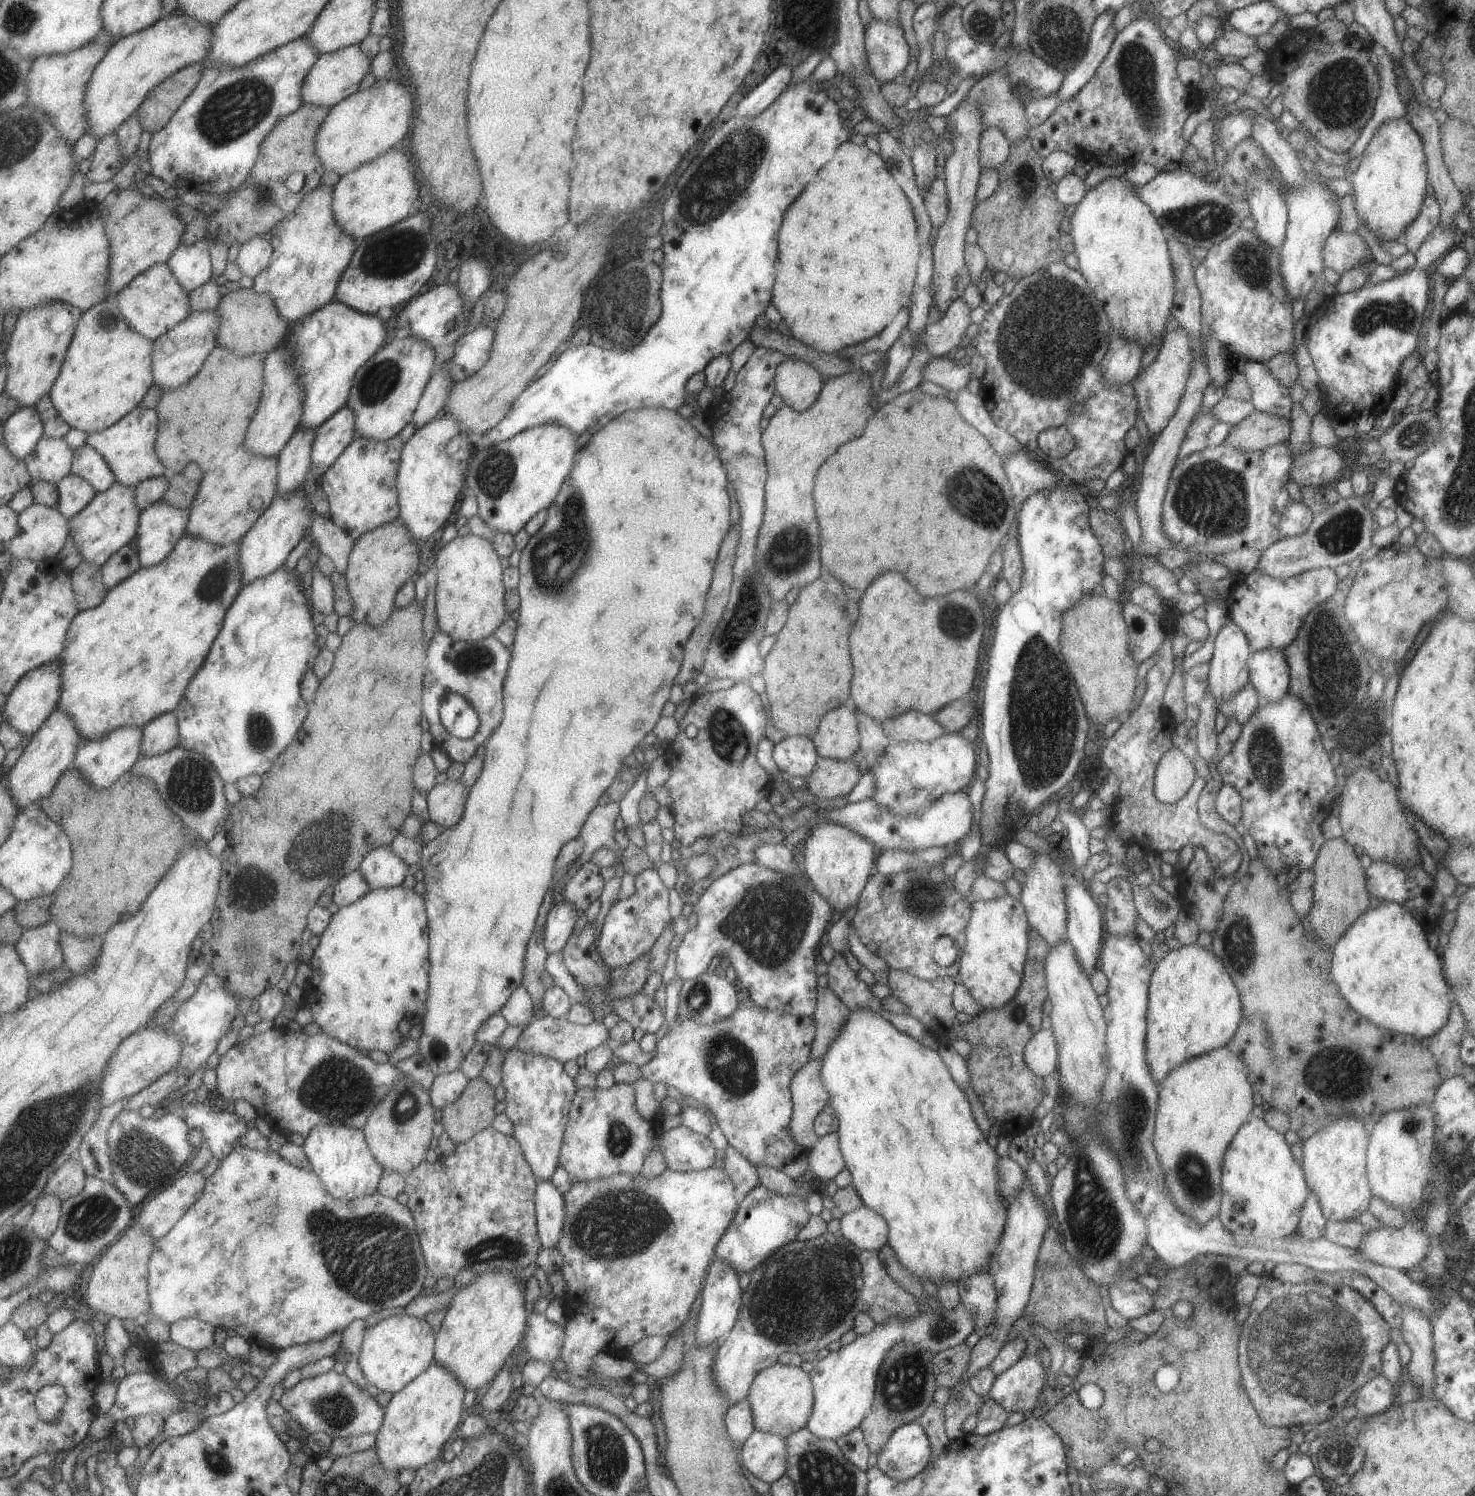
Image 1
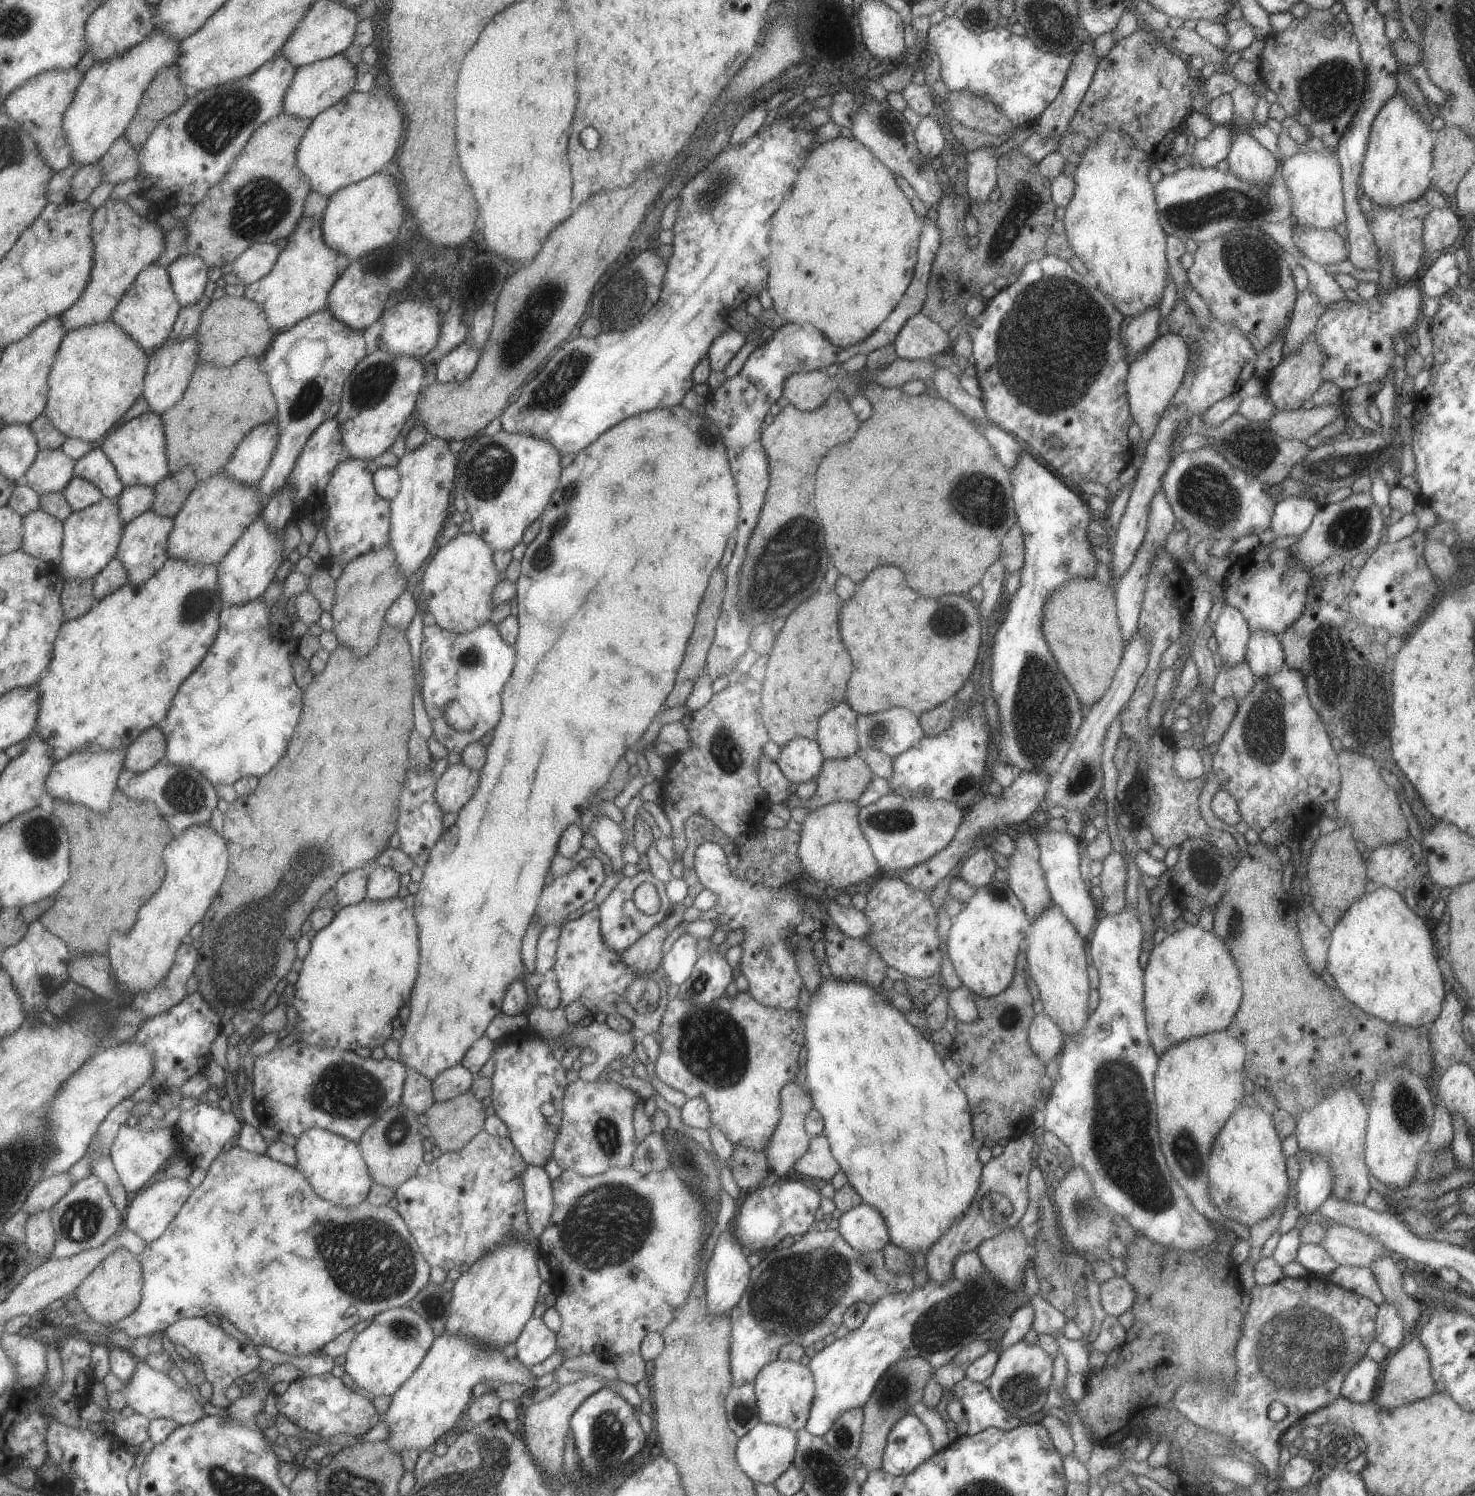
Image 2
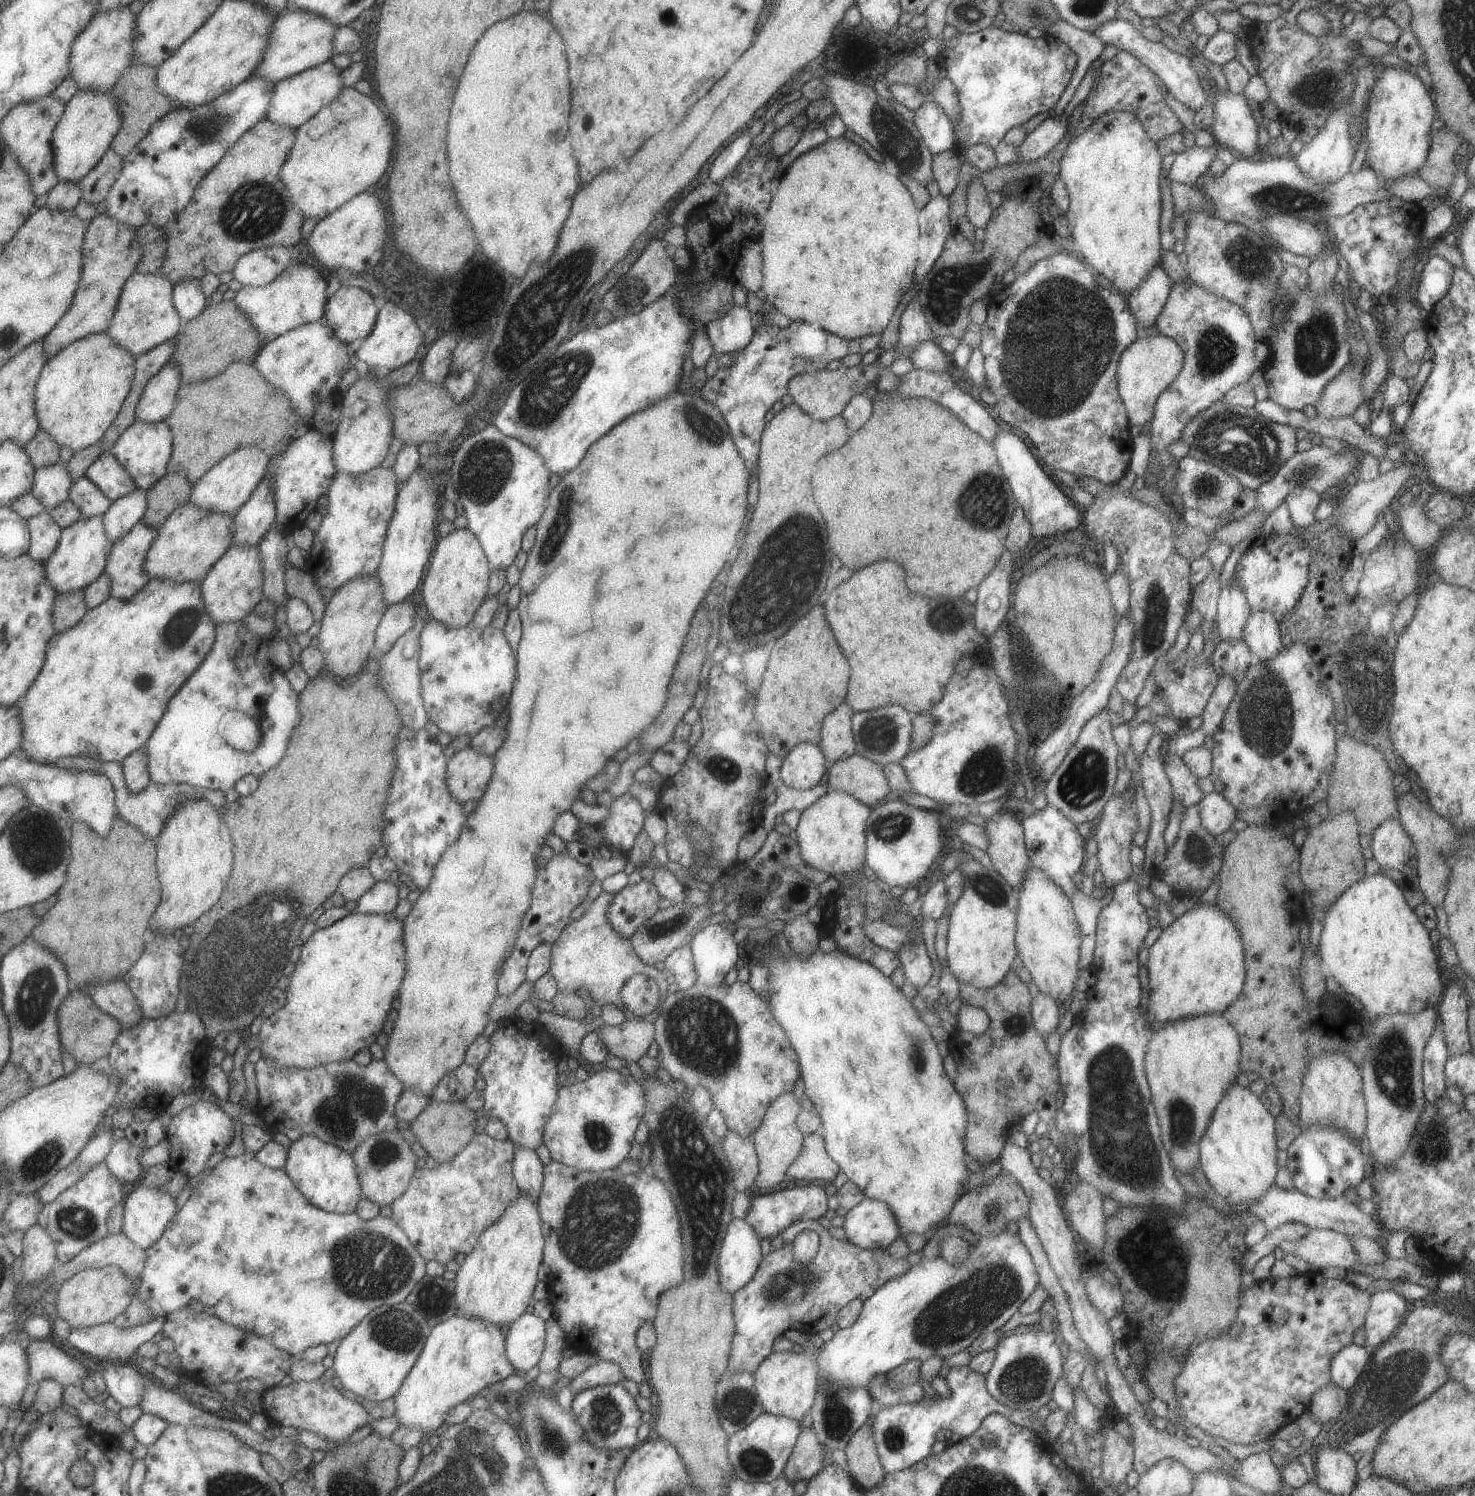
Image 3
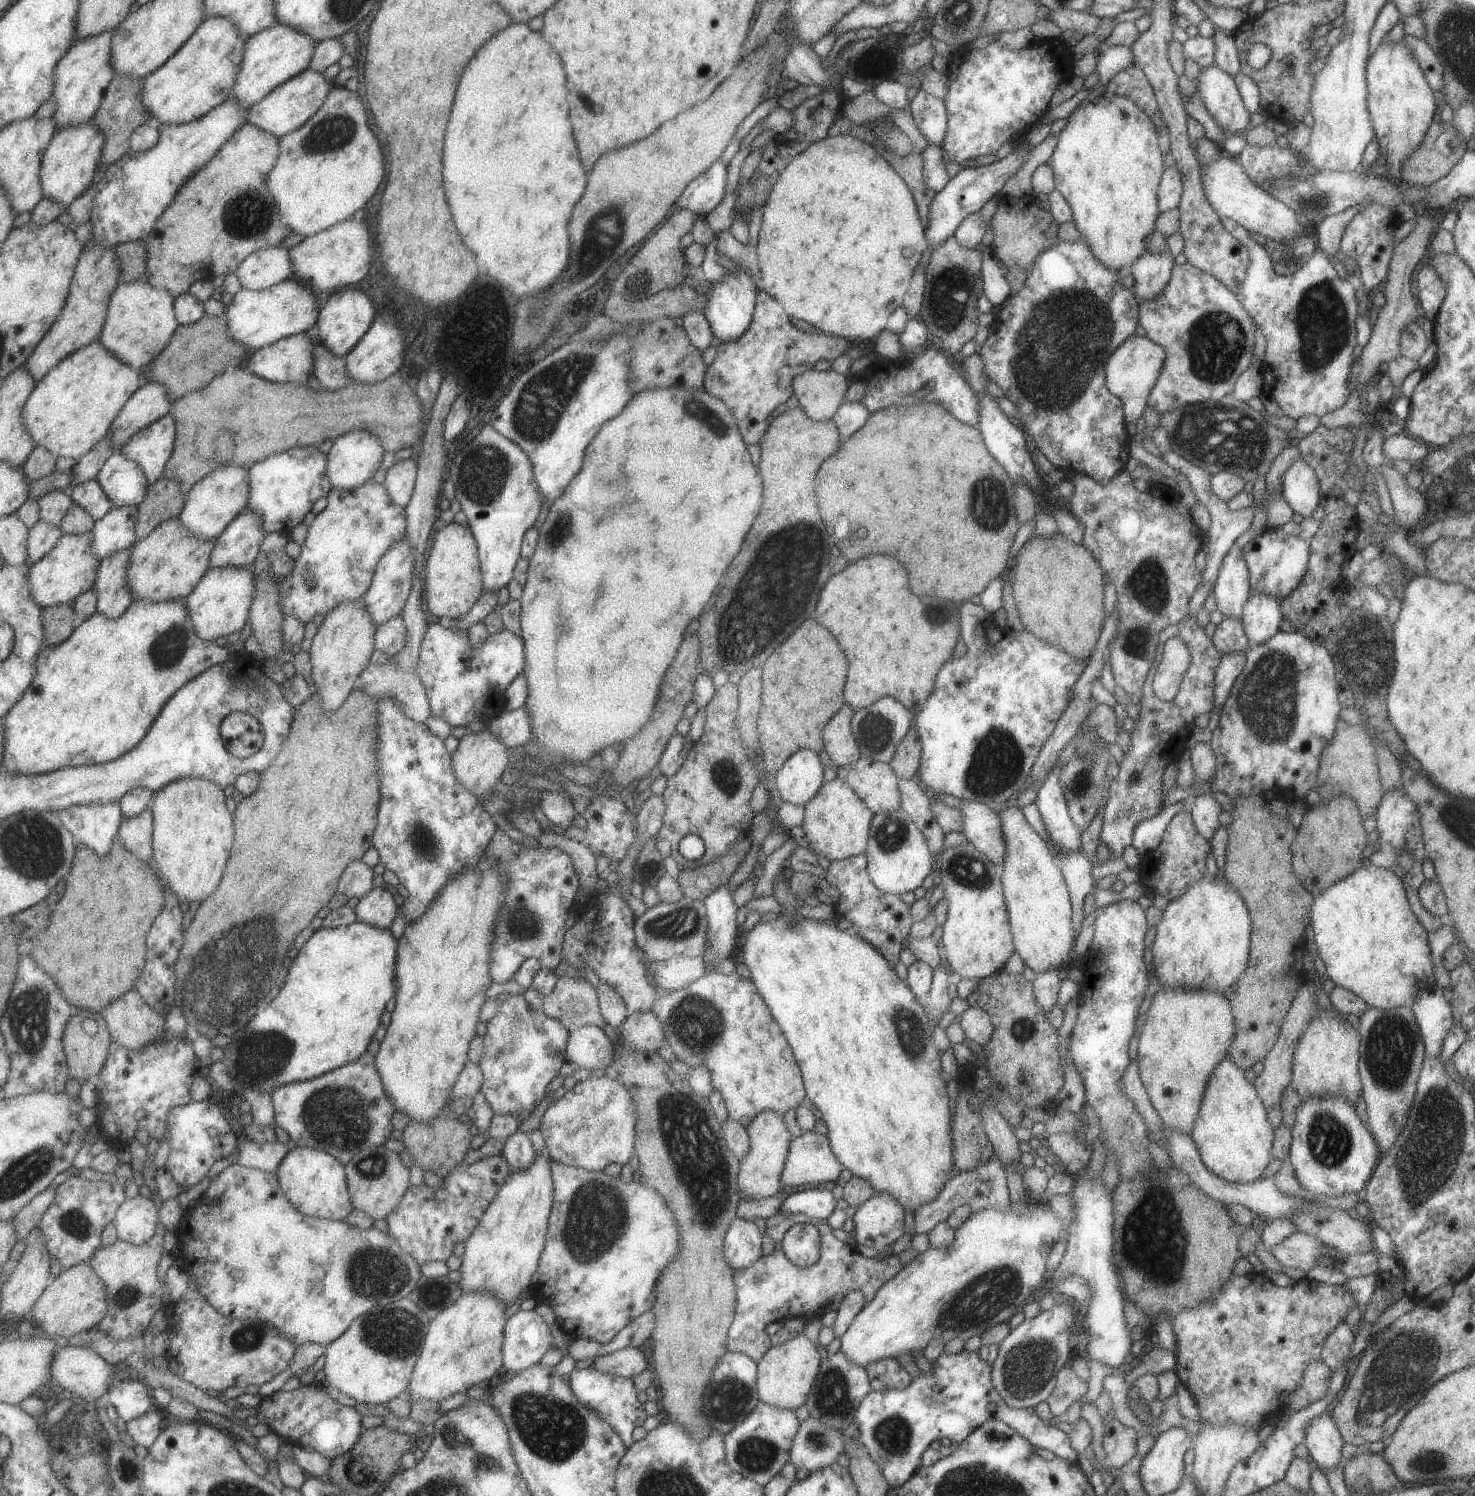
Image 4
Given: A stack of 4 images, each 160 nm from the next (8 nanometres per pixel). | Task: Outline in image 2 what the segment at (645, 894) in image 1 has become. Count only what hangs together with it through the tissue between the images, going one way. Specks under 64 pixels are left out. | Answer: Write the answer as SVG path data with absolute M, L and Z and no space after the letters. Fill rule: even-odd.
M649 870L639 871L632 877L622 876L616 886L610 890L608 896L597 906L602 941L605 943L605 946L608 946L609 950L620 954L620 952L623 952L628 946L631 946L640 936L643 936L646 931L655 925L664 923L669 905L669 898L665 893L665 883L653 877L653 874L651 874ZM641 882L653 884L660 898L659 908L652 916L645 915L633 905L633 890L635 890L636 886L639 886Z

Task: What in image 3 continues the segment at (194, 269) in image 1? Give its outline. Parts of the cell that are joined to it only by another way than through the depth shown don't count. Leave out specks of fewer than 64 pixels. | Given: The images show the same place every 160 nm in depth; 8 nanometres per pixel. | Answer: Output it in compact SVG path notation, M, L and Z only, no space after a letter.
M189 277L172 285L172 305L179 312L181 322L195 318L205 308L205 294L200 280Z

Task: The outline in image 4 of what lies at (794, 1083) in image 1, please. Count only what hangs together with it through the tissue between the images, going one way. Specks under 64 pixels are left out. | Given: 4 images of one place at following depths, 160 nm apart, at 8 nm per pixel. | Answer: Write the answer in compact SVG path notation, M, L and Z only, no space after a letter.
M769 1109L756 1114L746 1126L746 1131L750 1145L747 1154L738 1161L738 1189L743 1197L749 1199L772 1197L781 1189L780 1176L793 1136L783 1122L782 1114Z

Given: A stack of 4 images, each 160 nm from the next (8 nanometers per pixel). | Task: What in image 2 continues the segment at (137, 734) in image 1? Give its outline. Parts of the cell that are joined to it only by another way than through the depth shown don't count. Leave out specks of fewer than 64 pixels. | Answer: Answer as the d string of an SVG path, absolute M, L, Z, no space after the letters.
M125 749L102 750L100 753L73 753L56 763L52 773L48 776L49 796L63 799L66 804L81 803L92 810L109 810L114 794L118 789L120 774L126 768L125 759L128 751Z

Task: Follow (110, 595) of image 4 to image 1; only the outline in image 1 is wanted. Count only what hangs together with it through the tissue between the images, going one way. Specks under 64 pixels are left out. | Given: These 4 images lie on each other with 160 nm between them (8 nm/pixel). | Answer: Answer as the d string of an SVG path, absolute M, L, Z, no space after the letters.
M165 501L154 502L149 508L143 510L140 516L140 528L136 540L131 543L138 548L140 561L143 567L150 567L160 563L172 552L175 544L186 534L190 510L168 505Z

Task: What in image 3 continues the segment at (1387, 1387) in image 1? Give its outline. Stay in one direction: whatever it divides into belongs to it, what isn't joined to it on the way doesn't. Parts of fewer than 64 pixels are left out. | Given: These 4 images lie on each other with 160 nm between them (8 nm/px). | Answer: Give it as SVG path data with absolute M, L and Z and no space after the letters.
M1351 1343L1338 1350L1330 1360L1330 1380L1339 1388L1351 1392L1370 1362L1371 1349Z

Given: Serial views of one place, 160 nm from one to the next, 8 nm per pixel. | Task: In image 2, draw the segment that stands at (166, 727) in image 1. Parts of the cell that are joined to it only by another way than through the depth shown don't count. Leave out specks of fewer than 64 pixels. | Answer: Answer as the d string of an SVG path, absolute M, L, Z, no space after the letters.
M161 724L146 730L127 751L126 768L136 773L152 769L156 762L164 760L166 740Z

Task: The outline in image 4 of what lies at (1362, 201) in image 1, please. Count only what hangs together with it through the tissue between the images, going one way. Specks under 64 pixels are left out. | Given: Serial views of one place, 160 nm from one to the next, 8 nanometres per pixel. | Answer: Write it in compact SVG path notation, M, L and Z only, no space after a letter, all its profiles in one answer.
M1402 38L1395 43L1381 39L1376 51L1366 62L1366 105L1388 176L1400 180L1401 165L1420 145L1429 125L1436 119L1440 104L1433 98L1432 88L1419 65L1403 46Z

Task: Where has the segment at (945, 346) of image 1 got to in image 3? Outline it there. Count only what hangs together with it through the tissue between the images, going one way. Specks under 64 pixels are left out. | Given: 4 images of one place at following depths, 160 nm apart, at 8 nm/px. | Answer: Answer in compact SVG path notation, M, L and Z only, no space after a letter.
M914 298L900 315L897 347L911 352L921 341L931 338L936 341L921 305Z

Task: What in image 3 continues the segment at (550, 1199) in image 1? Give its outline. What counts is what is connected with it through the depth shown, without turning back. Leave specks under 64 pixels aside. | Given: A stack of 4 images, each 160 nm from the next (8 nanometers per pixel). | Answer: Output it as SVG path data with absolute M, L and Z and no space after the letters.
M515 1146L515 1148L516 1151L514 1152L512 1160L512 1175L514 1183L518 1186L521 1195L528 1196L535 1203L540 1197L542 1189L544 1166L541 1165L541 1162L534 1150L519 1146Z

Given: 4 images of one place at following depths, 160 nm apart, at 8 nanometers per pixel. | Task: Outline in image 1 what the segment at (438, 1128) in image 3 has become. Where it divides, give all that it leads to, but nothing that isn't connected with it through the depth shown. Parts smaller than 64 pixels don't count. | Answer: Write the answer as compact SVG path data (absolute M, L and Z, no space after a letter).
M481 1075L468 1079L459 1098L445 1105L440 1123L455 1145L469 1140L477 1131L490 1126L497 1100L493 1088Z

